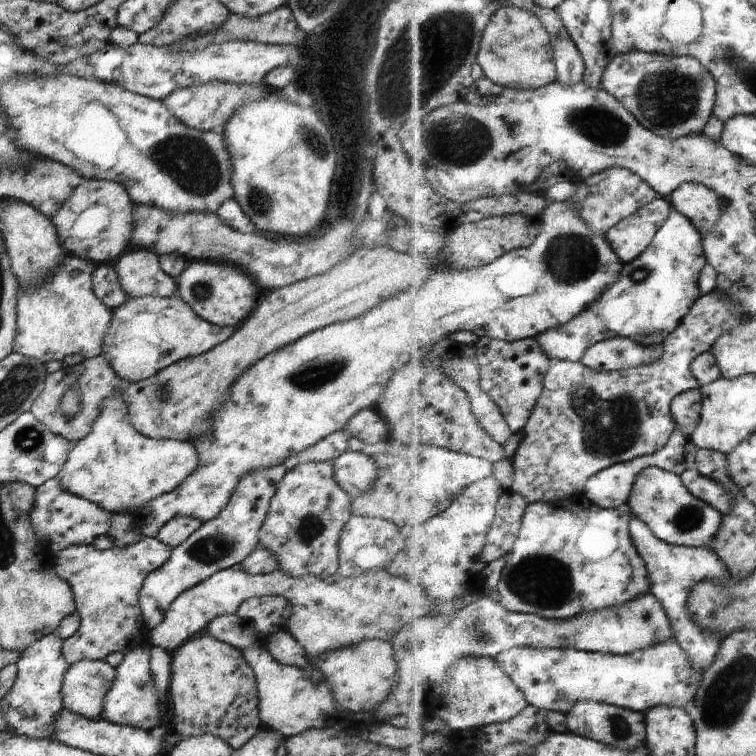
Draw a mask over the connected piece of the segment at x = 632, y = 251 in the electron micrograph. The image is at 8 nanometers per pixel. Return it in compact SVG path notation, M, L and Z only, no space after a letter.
M671 198L656 199L608 232L609 242L624 264L637 260L652 245L673 210Z

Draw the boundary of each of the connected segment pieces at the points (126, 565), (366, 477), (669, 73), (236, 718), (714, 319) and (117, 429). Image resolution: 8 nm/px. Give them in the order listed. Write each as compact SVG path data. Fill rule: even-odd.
M141 536L140 541L128 547L100 551L93 545L73 545L53 556L54 571L72 588L79 618L78 631L61 647L69 666L85 659L102 661L110 654L126 654L148 644L138 596L146 576L168 561L171 550L156 537Z
M358 451L344 452L331 464L334 481L352 499L368 491L377 478L377 469L370 456Z
M641 51L618 54L603 75L602 88L618 98L644 127L671 140L704 135L719 95L715 75L698 58Z
M200 633L184 642L176 651L171 652L171 672L169 687L169 712L176 733L188 737L213 735L222 738L233 750L247 744L264 727L259 716L257 681L244 659L243 652L216 640L211 635Z
M716 290L694 304L683 325L664 341L662 356L650 365L622 371L596 371L581 361L552 360L551 368L545 374L543 396L524 431L525 438L520 449L512 458L515 464L512 491L526 498L528 503L560 504L561 500L585 495L588 482L605 469L660 451L679 428L673 414L676 398L690 390L702 388L693 374L695 361L712 351L723 333L731 332L751 318L739 303L734 303Z
M119 391L112 397L102 400L99 408L100 415L93 423L90 434L78 441L74 449L70 450L68 459L58 474L57 478L67 492L80 496L113 514L133 513L135 509L147 506L148 502L154 501L158 496L175 490L199 466L200 458L190 441L150 439L139 434L130 423L129 405Z

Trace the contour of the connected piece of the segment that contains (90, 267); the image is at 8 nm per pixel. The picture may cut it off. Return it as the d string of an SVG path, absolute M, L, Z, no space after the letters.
M65 256L59 268L43 284L29 290L19 288L17 295L17 332L13 343L13 353L46 364L63 361L66 356L78 354L90 359L103 353L103 343L113 318L114 310L108 309L93 292L93 275L97 265L89 259Z

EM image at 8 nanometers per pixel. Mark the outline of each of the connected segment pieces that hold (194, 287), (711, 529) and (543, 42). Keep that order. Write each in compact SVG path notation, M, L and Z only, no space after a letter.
M192 261L176 280L180 296L200 318L220 327L238 328L254 310L258 290L252 278L229 263Z
M649 467L639 475L627 506L657 538L677 546L709 546L719 534L723 522L723 515L697 498L678 474L657 467Z
M506 5L496 12L485 31L477 63L495 84L510 89L538 89L559 79L555 59L555 47L544 24L533 13Z

